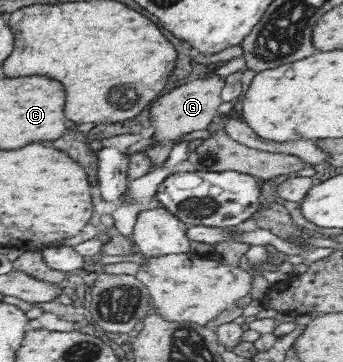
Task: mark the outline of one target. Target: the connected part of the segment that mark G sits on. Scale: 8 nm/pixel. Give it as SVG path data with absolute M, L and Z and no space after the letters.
M200 69L193 80L180 86L178 90L170 91L168 94L155 99L149 109L149 120L154 132L151 136L152 142L144 150L144 155L150 159L150 173L160 169L169 162L172 148L179 143L186 134L196 130L206 130L212 121L217 120L216 110L224 101L221 98L225 82L218 78L209 69Z

